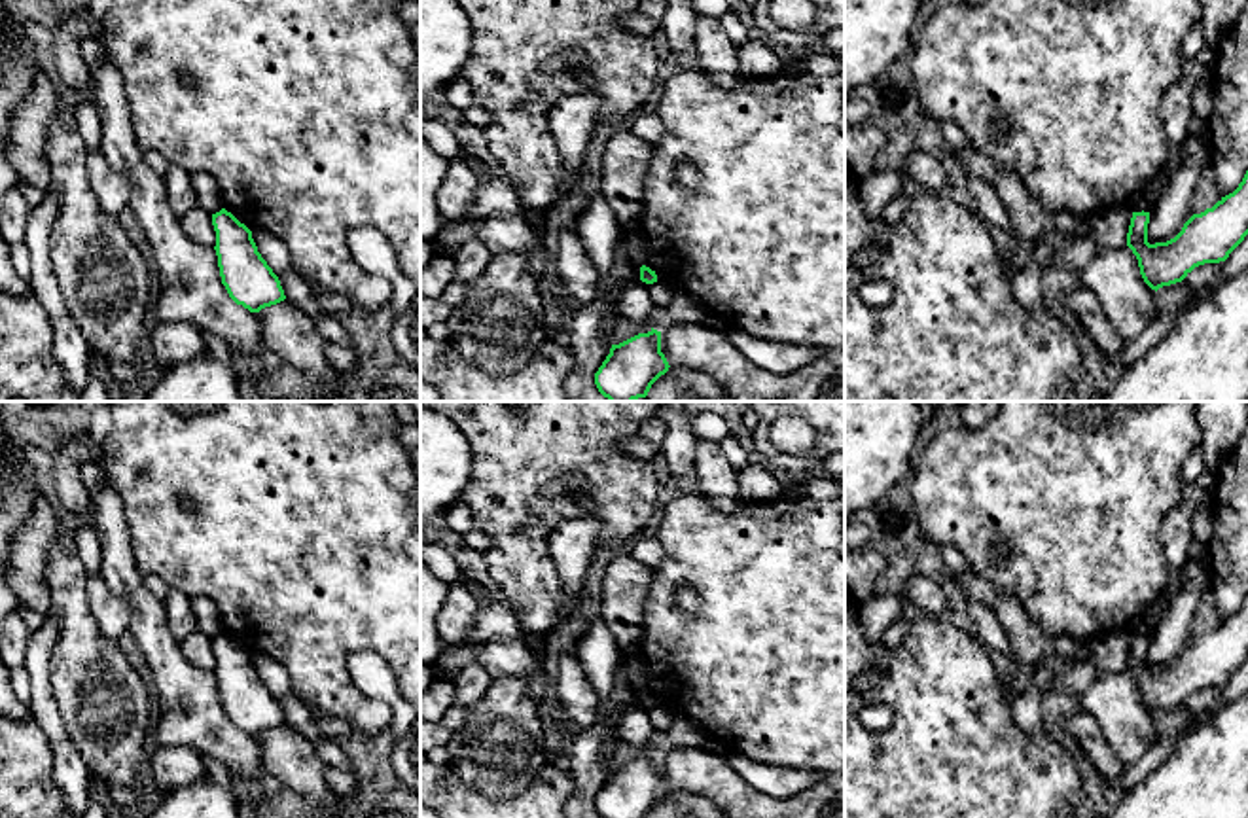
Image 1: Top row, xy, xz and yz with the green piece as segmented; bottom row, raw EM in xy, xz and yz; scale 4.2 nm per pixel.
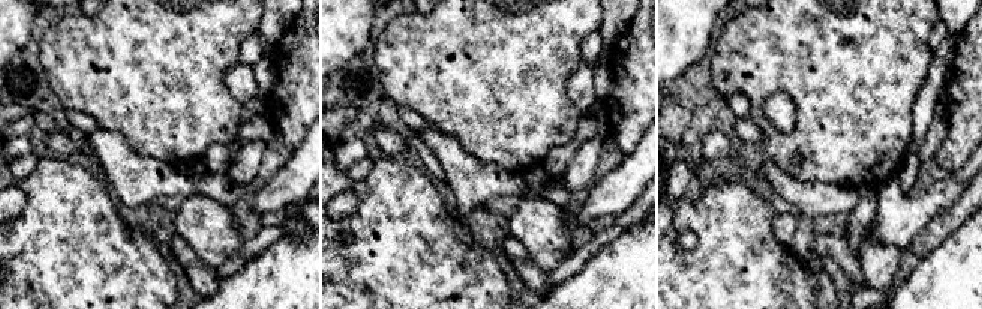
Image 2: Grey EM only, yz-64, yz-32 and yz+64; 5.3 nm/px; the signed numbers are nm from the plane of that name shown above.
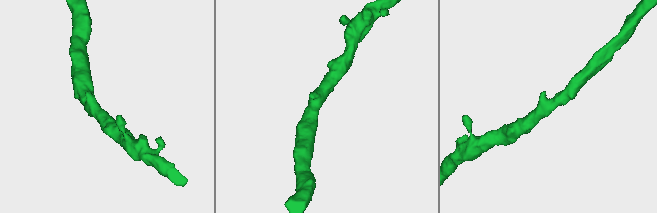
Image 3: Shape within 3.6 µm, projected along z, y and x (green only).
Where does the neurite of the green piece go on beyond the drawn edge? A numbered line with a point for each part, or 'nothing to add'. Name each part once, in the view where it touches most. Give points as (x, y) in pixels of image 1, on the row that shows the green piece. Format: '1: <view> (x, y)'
nothing to add

